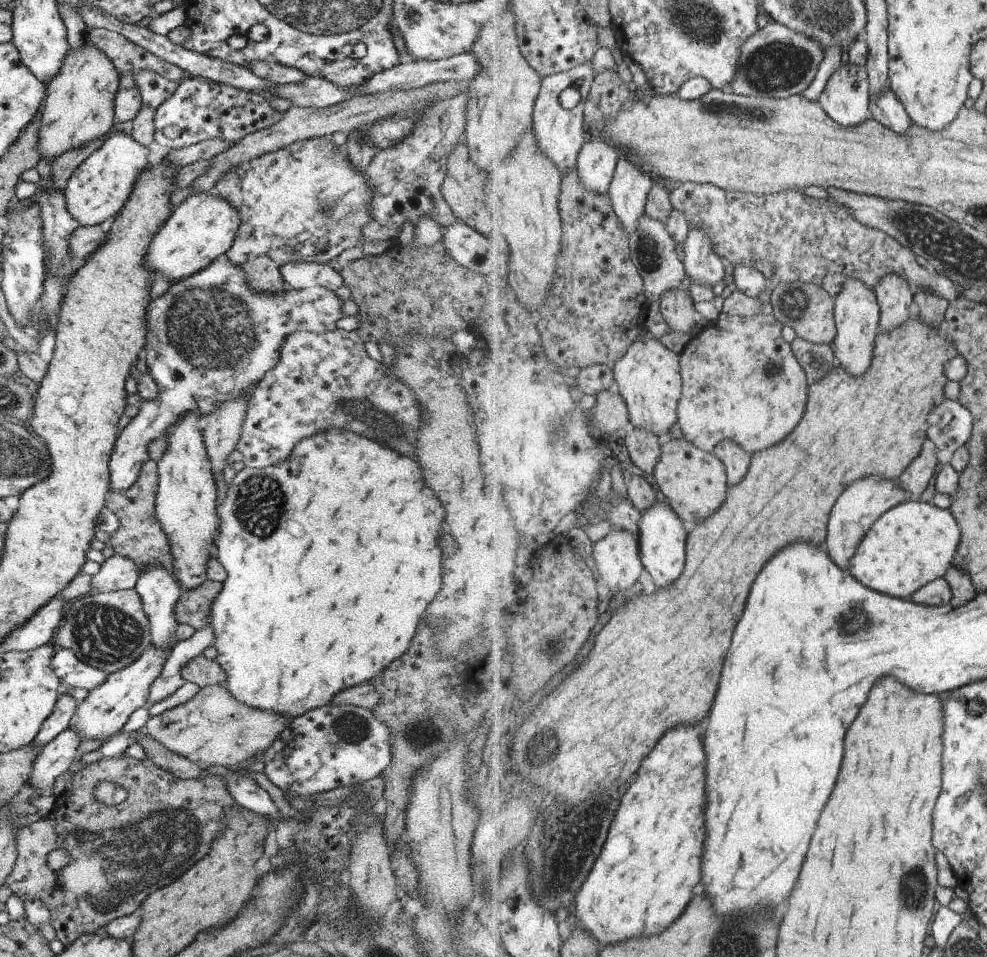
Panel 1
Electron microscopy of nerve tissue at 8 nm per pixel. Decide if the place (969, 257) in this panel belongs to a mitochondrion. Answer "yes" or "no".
yes

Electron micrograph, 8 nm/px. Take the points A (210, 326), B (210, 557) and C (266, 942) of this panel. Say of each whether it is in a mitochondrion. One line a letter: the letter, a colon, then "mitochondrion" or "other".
A: mitochondrion
B: other
C: other

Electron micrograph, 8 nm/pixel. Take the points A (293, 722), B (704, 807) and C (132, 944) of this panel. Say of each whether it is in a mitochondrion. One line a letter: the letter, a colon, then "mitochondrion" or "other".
A: other
B: other
C: other

